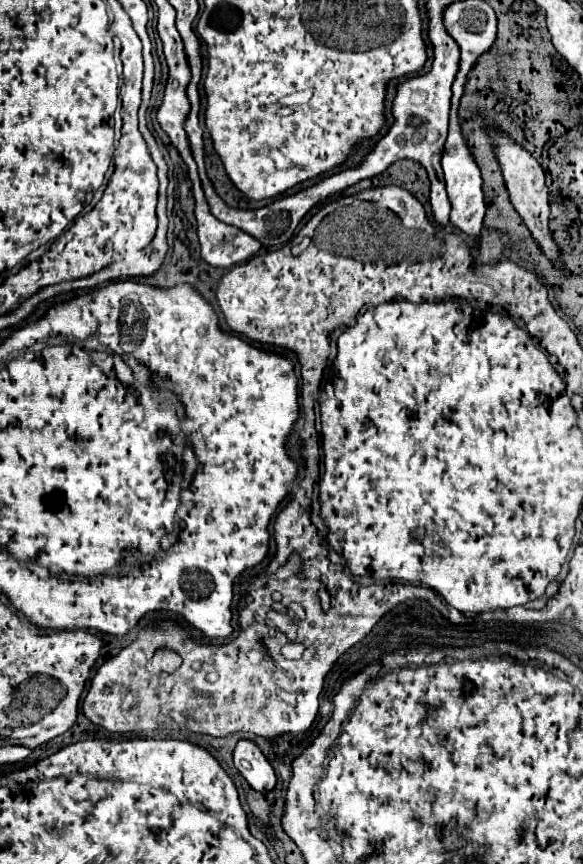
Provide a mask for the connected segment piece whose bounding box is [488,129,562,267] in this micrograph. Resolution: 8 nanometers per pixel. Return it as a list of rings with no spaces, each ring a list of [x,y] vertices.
[[[488,131],[494,145],[496,145],[496,155],[502,167],[502,175],[506,181],[506,189],[510,193],[510,203],[514,205],[514,209],[518,211],[518,215],[522,217],[524,225],[530,229],[534,241],[538,243],[538,247],[542,249],[544,255],[548,255],[548,259],[552,259],[554,267],[562,267],[562,259],[560,259],[560,247],[556,245],[556,241],[552,239],[552,233],[548,229],[548,215],[550,215],[550,203],[548,203],[548,189],[544,183],[544,171],[540,167],[540,163],[528,153],[524,151],[520,145],[516,145],[506,133]]]

